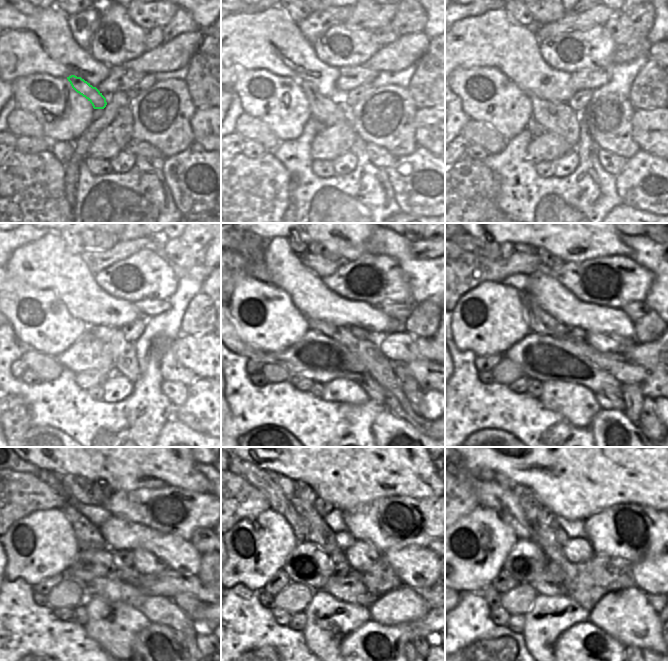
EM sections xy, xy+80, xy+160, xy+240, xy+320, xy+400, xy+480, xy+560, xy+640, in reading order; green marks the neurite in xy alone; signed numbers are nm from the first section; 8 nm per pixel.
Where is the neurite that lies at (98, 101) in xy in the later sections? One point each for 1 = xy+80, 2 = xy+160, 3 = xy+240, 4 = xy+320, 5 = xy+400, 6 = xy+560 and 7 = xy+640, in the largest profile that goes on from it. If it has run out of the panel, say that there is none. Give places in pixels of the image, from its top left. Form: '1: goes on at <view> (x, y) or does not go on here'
1: goes on at xy+80 (328, 113)
2: goes on at xy+160 (558, 118)
3: goes on at xy+240 (121, 348)
4: goes on at xy+320 (373, 390)
5: goes on at xy+400 (605, 401)
6: goes on at xy+560 (409, 648)
7: goes on at xy+640 (628, 650)

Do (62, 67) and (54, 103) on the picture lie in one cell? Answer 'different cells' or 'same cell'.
different cells

